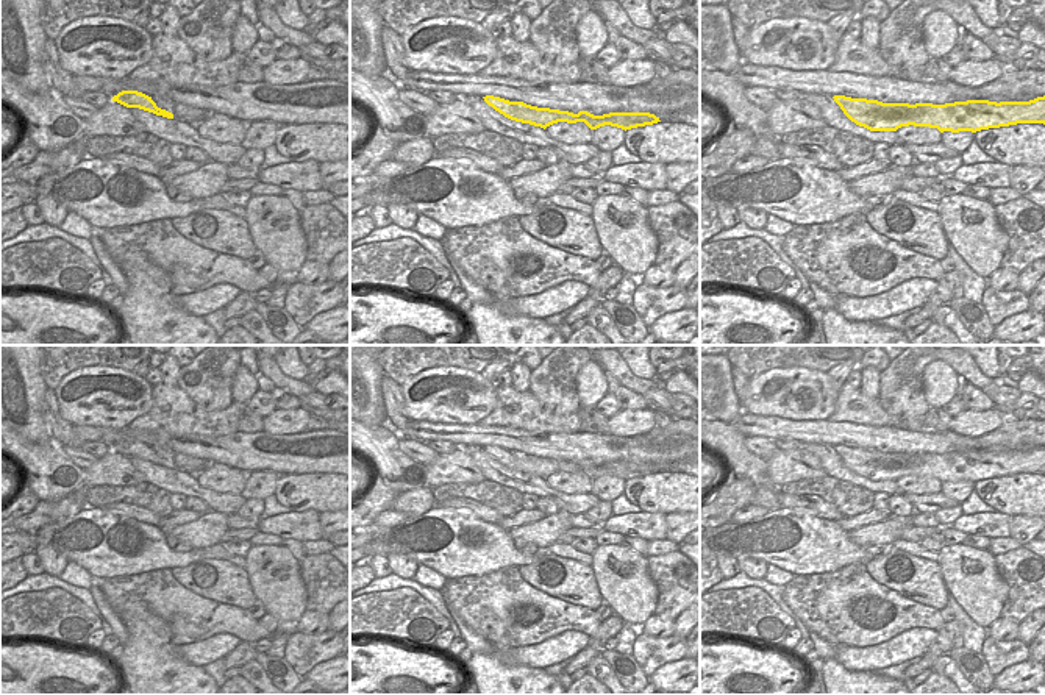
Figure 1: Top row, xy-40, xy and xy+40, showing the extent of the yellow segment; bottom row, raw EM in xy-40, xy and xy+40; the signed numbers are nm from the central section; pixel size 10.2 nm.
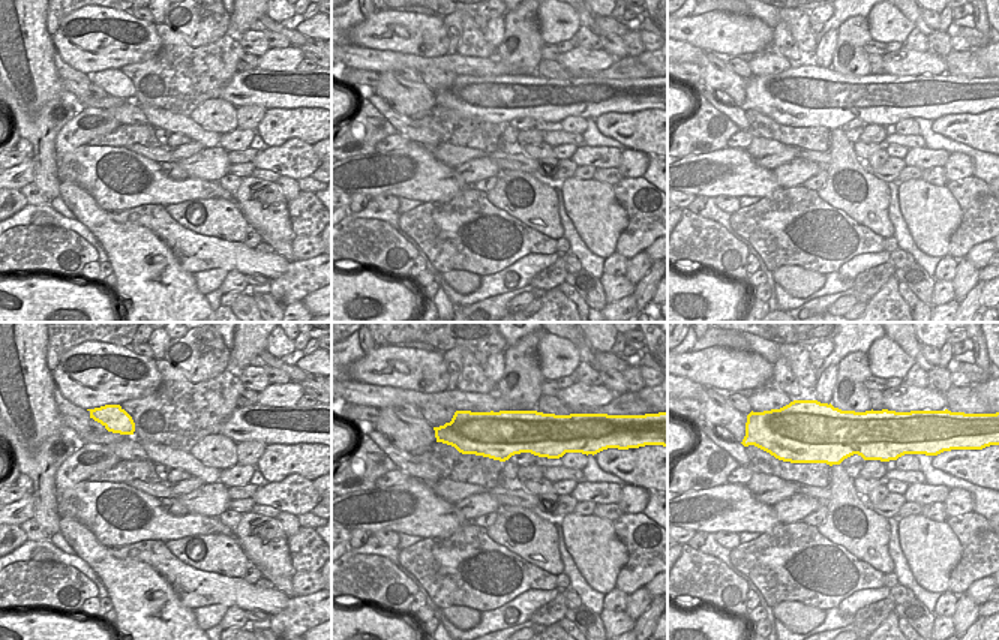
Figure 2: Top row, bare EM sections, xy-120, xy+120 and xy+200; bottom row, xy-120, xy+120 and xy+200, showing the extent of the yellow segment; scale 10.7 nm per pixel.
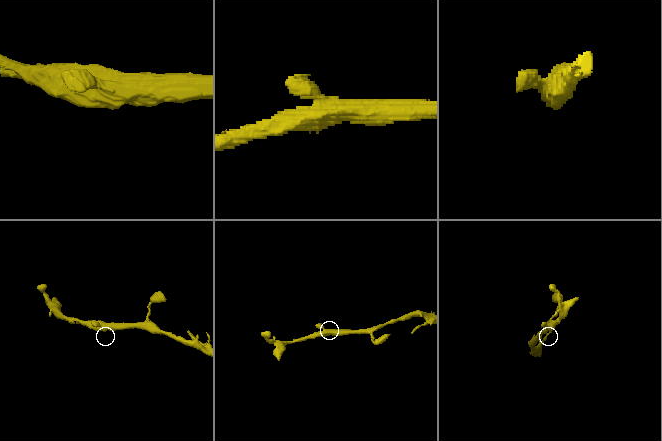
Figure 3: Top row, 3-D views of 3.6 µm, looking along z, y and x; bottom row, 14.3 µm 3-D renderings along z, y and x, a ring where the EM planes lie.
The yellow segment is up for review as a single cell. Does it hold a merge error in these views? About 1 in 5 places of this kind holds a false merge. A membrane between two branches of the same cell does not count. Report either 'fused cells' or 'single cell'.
single cell

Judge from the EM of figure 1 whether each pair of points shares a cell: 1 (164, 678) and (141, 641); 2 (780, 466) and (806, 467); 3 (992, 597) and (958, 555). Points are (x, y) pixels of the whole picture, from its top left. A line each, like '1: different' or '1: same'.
1: same
2: same
3: same

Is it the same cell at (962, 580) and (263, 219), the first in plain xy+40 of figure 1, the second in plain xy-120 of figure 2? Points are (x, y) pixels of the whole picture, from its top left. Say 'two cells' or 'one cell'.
one cell

